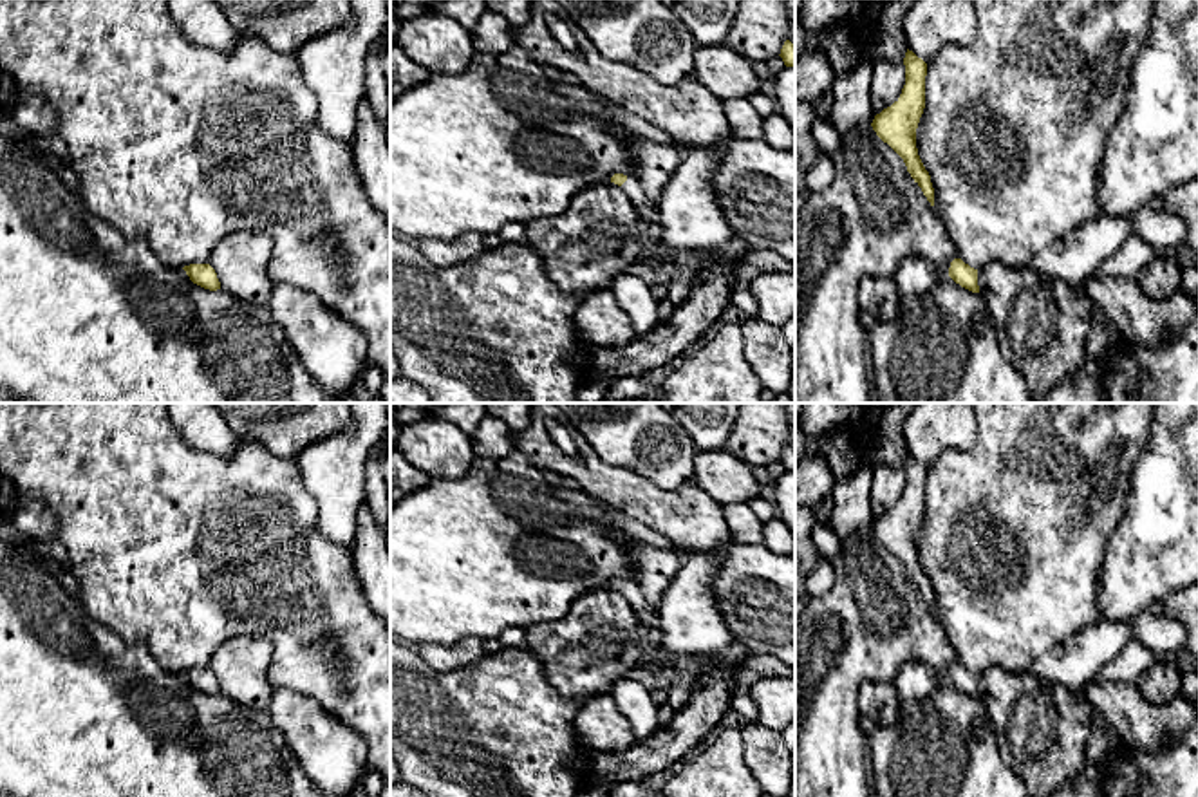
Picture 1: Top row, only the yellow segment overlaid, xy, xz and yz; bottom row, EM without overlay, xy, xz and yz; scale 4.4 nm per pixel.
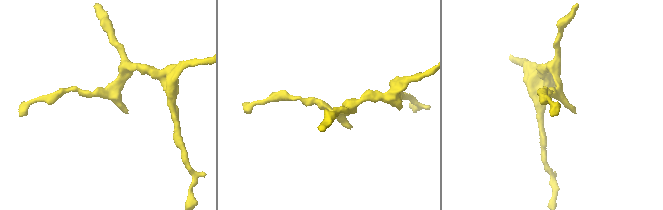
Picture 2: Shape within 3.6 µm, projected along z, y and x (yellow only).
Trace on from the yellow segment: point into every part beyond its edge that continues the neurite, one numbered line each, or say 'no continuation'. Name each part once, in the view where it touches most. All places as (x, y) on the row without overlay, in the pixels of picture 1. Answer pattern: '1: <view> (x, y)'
1: xz (631, 591)

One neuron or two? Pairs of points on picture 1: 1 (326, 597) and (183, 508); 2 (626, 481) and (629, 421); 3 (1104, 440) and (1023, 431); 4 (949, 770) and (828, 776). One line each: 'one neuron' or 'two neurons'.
1: one neuron
2: two neurons
3: one neuron
4: two neurons

